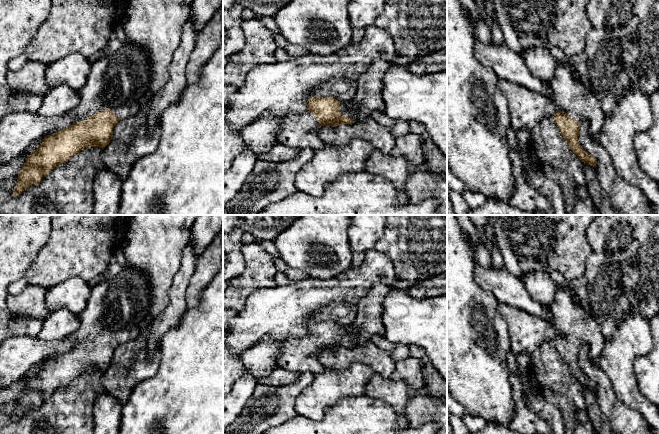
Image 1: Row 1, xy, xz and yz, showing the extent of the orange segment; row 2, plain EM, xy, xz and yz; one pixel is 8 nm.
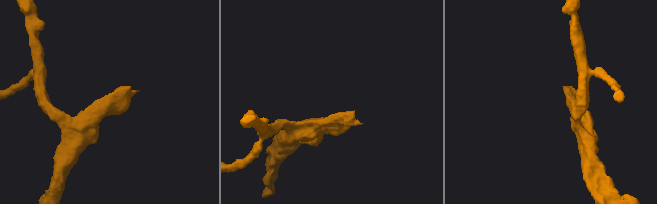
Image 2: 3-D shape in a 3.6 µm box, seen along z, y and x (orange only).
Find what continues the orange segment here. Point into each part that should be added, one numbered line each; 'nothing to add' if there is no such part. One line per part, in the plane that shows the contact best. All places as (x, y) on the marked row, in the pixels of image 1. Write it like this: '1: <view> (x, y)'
1: xy (119, 82)

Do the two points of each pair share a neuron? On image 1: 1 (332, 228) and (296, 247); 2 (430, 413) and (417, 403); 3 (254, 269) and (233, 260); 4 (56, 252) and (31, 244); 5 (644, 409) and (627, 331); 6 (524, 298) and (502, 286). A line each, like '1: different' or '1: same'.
1: same
2: same
3: different
4: different
5: same
6: same

